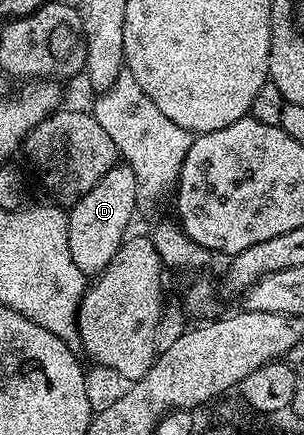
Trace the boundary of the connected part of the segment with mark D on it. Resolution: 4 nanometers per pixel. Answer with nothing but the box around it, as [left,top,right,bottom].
[67,164,138,275]

